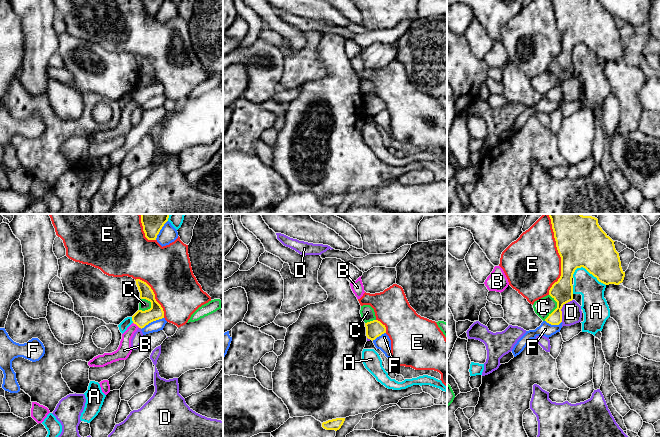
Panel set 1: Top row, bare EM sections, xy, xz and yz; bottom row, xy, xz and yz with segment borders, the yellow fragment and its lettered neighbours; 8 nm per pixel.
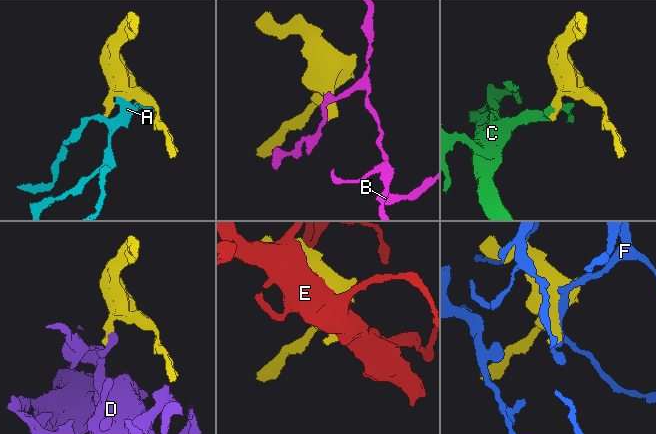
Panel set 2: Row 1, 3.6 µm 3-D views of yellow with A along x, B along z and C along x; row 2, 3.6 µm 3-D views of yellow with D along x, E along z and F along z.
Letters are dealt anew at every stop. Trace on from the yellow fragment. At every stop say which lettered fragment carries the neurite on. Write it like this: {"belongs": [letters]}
{"belongs": []}

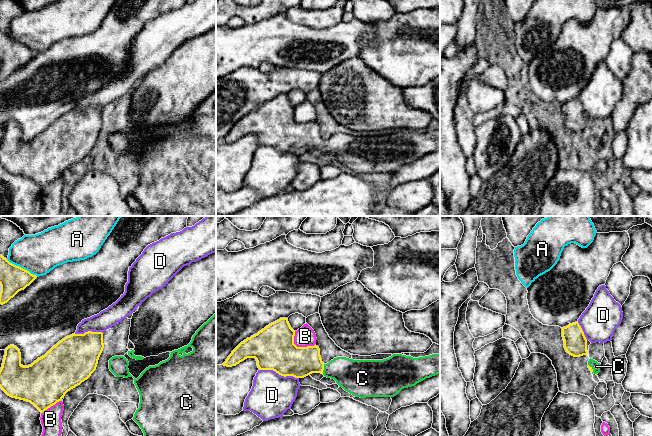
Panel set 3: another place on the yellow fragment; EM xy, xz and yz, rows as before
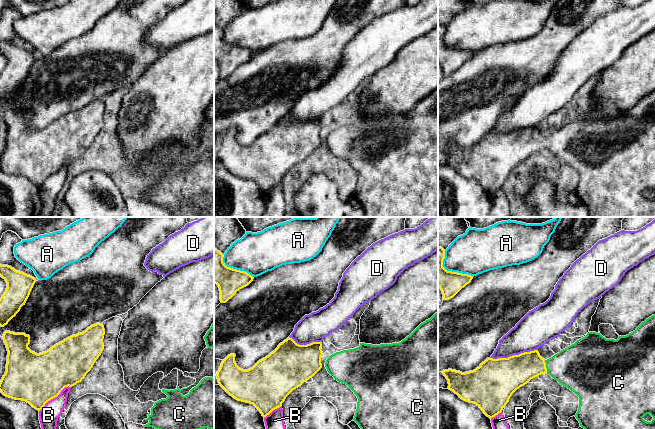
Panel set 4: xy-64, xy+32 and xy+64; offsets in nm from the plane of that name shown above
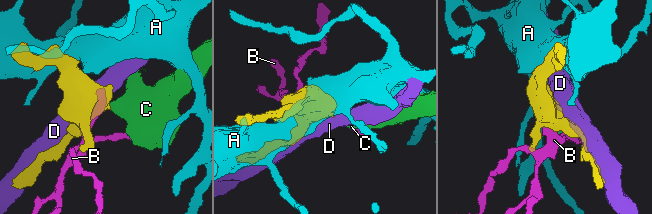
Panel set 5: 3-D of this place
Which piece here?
{"belongs": ["C"]}

